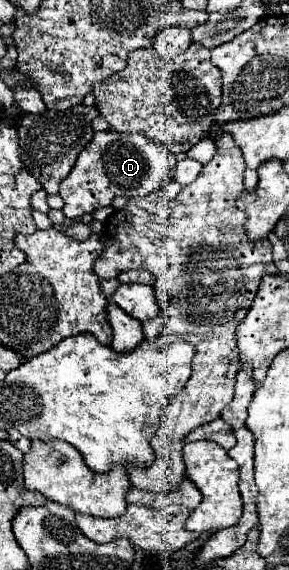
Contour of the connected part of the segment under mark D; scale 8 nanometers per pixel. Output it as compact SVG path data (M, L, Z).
M97 132L79 154L73 170L59 186L59 196L65 202L65 216L75 220L83 214L93 214L103 206L111 206L117 196L147 196L157 190L173 172L177 160L161 144L147 140L141 134Z

